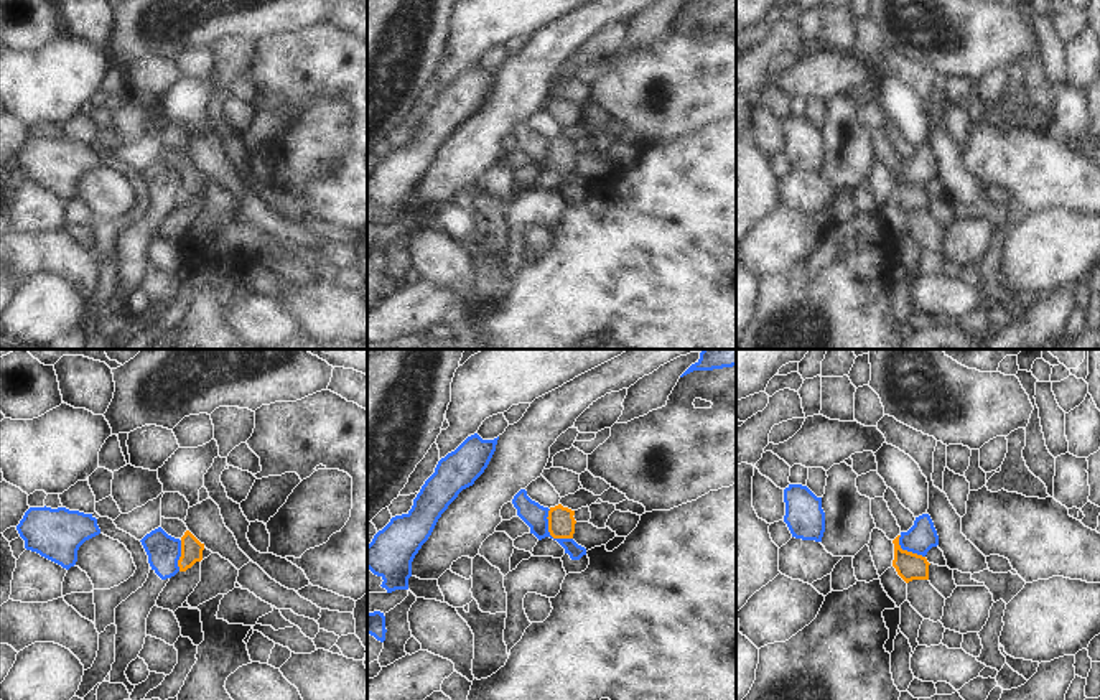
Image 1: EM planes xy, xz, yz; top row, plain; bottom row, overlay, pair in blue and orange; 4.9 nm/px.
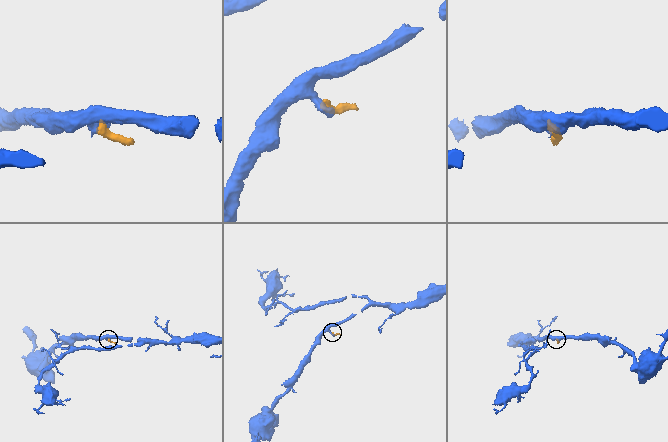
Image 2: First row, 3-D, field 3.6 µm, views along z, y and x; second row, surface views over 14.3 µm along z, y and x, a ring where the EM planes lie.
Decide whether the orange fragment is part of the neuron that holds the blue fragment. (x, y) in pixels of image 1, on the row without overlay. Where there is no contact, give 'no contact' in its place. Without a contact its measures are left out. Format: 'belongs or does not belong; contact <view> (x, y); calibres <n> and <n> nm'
does not belong; contact xz (549, 163); calibres 120 and 130 nm

